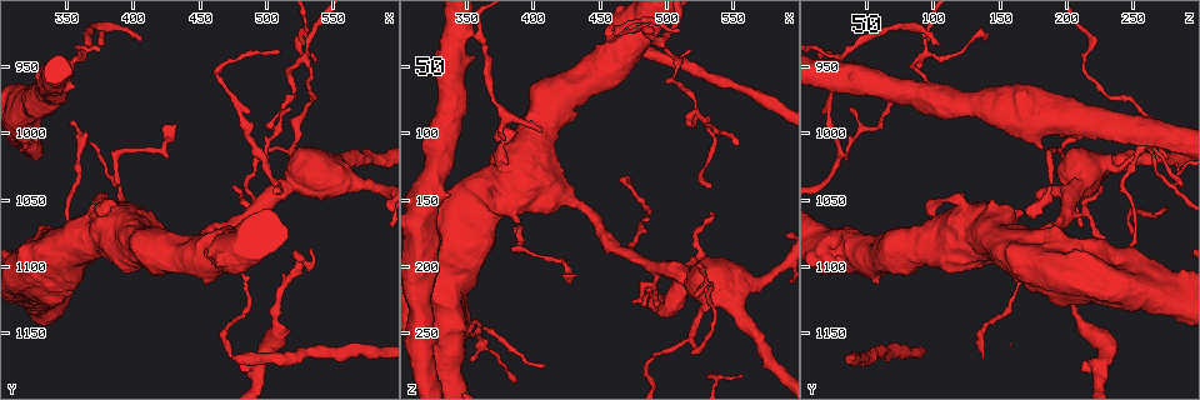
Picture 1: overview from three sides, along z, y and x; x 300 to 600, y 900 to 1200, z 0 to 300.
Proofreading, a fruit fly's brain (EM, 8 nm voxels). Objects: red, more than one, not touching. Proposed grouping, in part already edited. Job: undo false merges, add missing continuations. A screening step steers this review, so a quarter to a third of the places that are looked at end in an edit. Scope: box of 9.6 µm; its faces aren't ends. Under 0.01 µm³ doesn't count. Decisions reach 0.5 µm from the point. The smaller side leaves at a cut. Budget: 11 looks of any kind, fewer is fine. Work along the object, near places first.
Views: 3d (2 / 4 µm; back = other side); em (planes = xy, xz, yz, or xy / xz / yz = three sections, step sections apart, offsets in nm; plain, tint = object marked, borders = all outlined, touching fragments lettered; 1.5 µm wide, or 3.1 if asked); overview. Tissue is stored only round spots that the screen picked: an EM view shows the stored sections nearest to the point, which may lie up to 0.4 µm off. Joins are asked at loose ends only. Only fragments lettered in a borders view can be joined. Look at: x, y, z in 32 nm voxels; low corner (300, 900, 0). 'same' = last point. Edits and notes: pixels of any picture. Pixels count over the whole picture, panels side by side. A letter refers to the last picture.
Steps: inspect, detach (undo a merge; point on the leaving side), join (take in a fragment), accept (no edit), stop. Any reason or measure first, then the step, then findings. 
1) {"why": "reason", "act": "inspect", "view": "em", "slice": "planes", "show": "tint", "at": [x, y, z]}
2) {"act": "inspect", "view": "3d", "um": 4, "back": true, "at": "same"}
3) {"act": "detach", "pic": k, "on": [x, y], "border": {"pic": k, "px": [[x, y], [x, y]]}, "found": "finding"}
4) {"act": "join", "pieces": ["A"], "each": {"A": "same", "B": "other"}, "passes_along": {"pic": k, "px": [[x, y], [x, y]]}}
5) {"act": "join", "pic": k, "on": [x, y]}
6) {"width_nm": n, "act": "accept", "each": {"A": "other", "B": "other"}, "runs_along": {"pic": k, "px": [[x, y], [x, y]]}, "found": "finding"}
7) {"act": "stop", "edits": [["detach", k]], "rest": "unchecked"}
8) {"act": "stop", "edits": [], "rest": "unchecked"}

{"why": "free end", "act": "inspect", "view": "3d", "um": 2, "at": [432, 994, 204]}

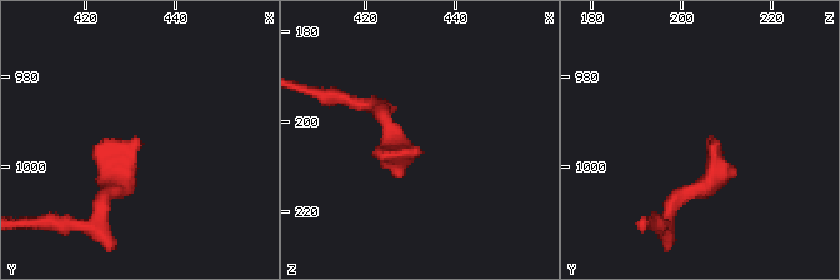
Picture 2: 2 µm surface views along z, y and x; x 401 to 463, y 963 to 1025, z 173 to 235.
{"act": "inspect", "view": "em", "slice": "planes", "show": "plain", "at": [432, 994, 206]}

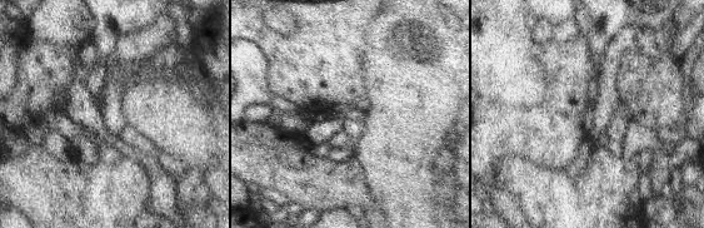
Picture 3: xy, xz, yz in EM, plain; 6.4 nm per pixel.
{"why": "what lies round it", "act": "inspect", "view": "em", "slice": "planes", "show": "borders", "at": "same"}

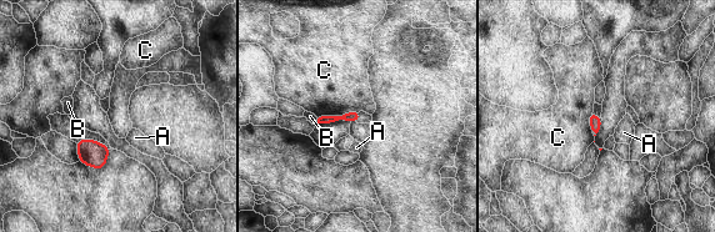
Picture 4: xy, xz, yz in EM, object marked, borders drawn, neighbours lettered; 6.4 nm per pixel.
{"act": "accept", "each": {"A": "other", "B": "other", "C": "other"}, "border": {"pic": 4, "px": [[359, 110], [315, 116]]}, "found": "no lettered fragment goes on from it"}

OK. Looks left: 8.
{"why": "three-way junction", "act": "inspect", "view": "em", "slice": "planes", "show": "plain", "at": [492, 1060, 202]}

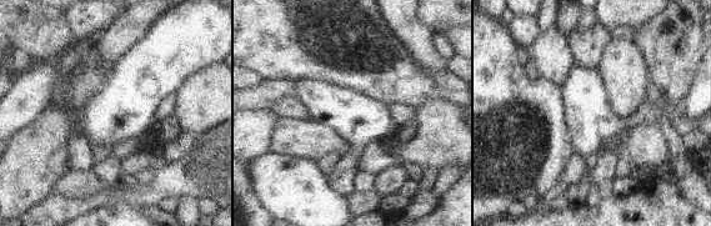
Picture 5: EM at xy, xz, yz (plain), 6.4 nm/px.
{"act": "inspect", "view": "em", "slice": "planes", "show": "tint", "at": "same"}

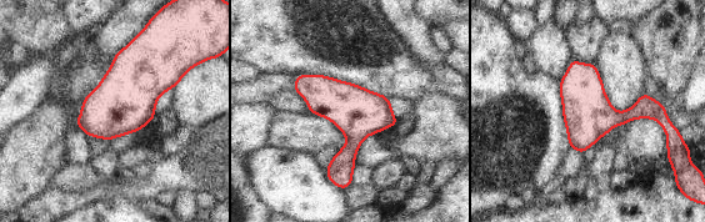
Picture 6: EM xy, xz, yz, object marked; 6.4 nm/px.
{"why": "what lies round it", "act": "inspect", "view": "em", "slice": "planes", "show": "borders", "at": "same"}

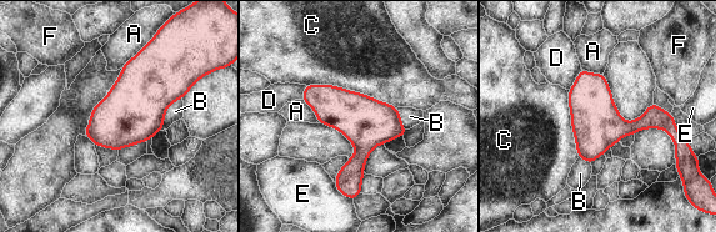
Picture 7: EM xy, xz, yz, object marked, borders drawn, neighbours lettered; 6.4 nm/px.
{"width_nm": 320, "act": "accept", "each": {"A": "other", "B": "other", "C": "other", "D": "other", "E": "other", "F": "other"}, "border": {"pic": 7, "px": [[305, 84], [333, 84], [396, 107]]}, "found": "one neuron here"}

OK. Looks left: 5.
{"why": "an open end", "act": "inspect", "view": "em", "slice": "planes", "show": "plain", "at": [354, 994, 272]}

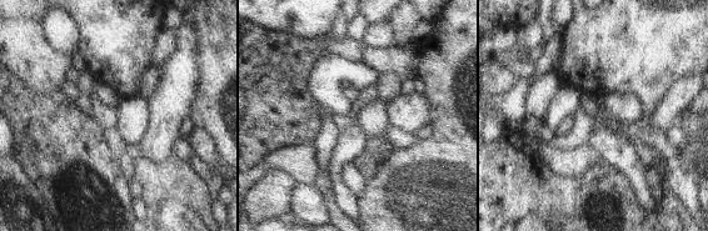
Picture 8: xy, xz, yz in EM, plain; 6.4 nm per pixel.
{"why": "what lies round it", "act": "inspect", "view": "em", "slice": "planes", "show": "borders", "at": "same"}

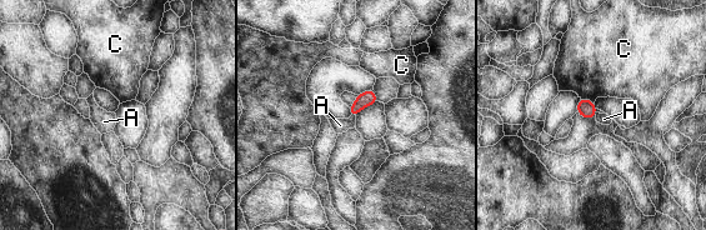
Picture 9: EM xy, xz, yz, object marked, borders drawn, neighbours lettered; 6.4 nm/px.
{"width_nm": 90, "act": "join", "pieces": ["A"], "each": {"A": "same", "C": "other"}, "passes_along": {"pic": 9, "px": [[367, 98], [352, 115], [340, 125]]}, "found": "it goes on there"}

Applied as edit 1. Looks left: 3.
{"act": "inspect", "view": "overview"}

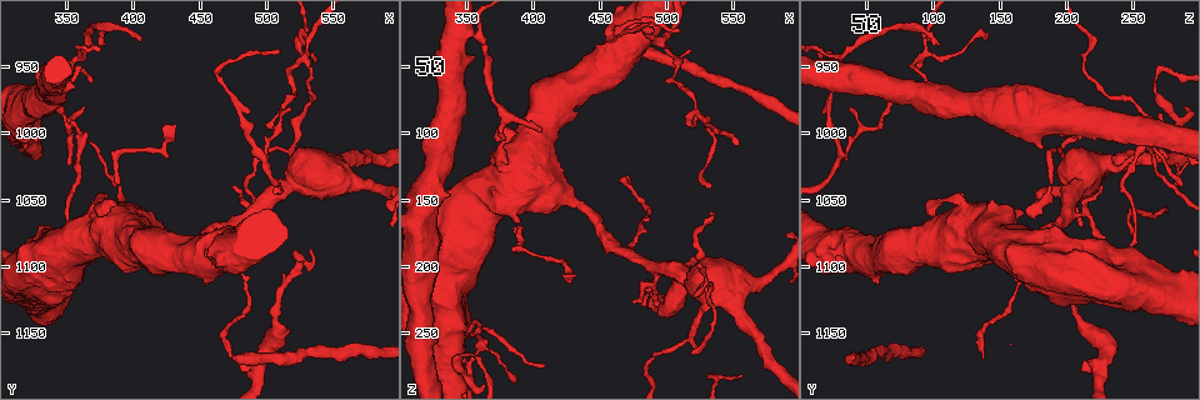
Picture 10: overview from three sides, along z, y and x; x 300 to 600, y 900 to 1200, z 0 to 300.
{"why": "free end", "act": "inspect", "view": "3d", "um": 4, "at": [476, 1170, 40]}

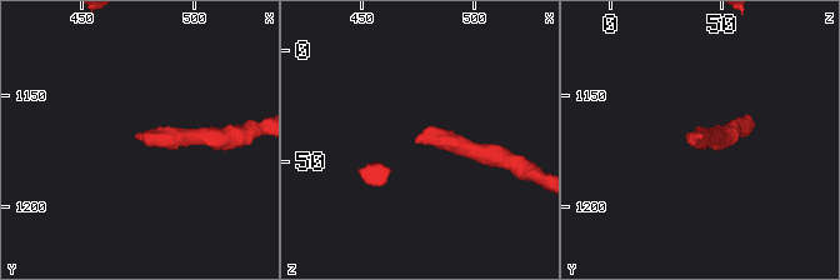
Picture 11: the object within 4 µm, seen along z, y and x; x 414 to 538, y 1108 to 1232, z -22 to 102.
{"why": "now the EM", "act": "inspect", "view": "em", "slice": "planes", "show": "borders", "at": [474, 1169, 42]}

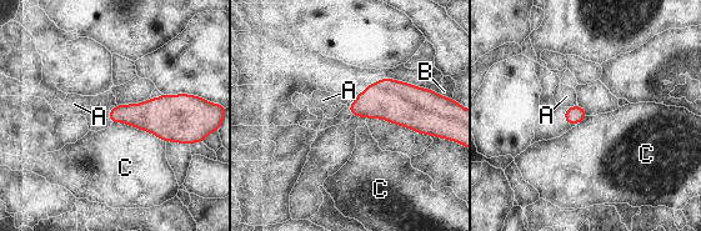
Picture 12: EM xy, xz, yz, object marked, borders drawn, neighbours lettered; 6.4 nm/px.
{"act": "accept", "each": {"A": "other", "B": "other", "C": "other"}, "border": {"pic": 12, "px": [[124, 122], [150, 131], [165, 142]]}, "found": "no lettered fragment goes on from it"}

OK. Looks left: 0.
{"act": "stop", "edits": [["join", 9]], "rest": "unchecked"}

